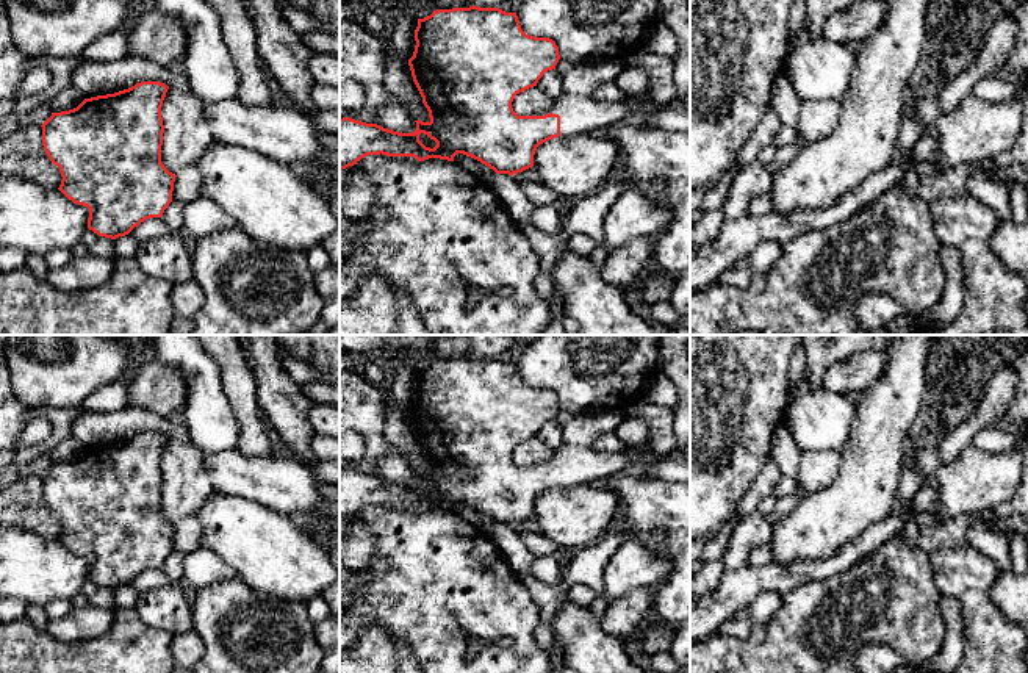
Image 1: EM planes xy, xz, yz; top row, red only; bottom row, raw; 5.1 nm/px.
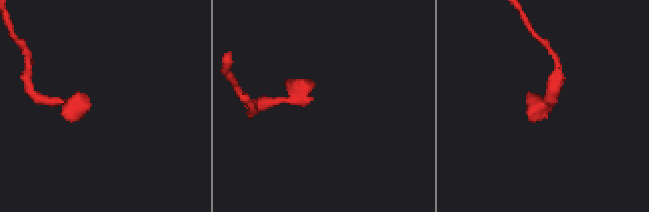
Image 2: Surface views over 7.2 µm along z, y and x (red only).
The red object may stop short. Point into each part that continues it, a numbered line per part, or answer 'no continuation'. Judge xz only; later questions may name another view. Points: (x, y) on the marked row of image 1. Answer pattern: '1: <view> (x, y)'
1: xz (579, 115)

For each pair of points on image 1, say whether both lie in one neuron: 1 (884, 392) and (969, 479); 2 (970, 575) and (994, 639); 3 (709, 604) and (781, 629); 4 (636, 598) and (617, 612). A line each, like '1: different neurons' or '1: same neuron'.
1: different neurons
2: same neuron
3: different neurons
4: same neuron

